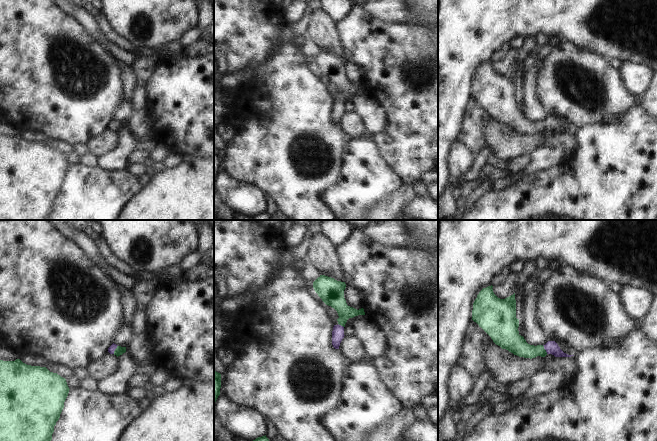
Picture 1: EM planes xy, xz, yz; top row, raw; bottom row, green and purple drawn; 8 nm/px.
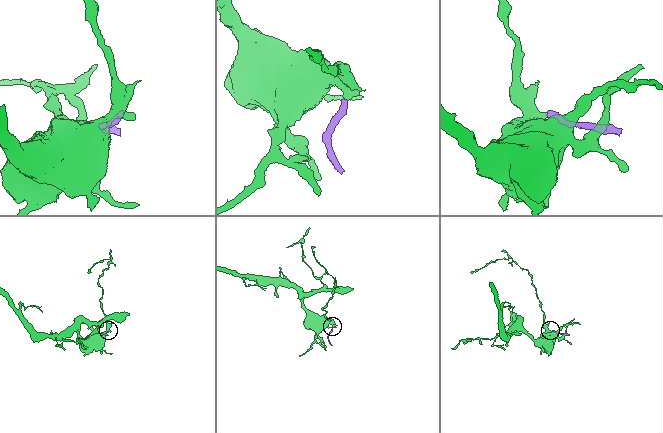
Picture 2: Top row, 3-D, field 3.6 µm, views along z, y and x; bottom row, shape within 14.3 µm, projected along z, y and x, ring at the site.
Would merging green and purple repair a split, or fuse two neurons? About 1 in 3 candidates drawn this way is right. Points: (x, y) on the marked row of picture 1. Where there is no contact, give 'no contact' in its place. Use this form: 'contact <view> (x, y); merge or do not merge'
contact yz (544, 349); merge

